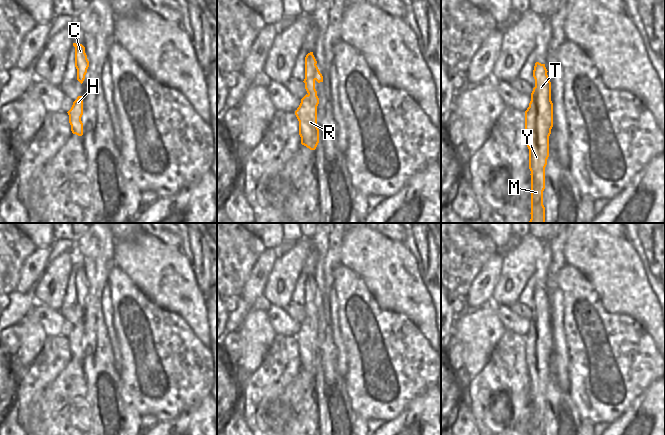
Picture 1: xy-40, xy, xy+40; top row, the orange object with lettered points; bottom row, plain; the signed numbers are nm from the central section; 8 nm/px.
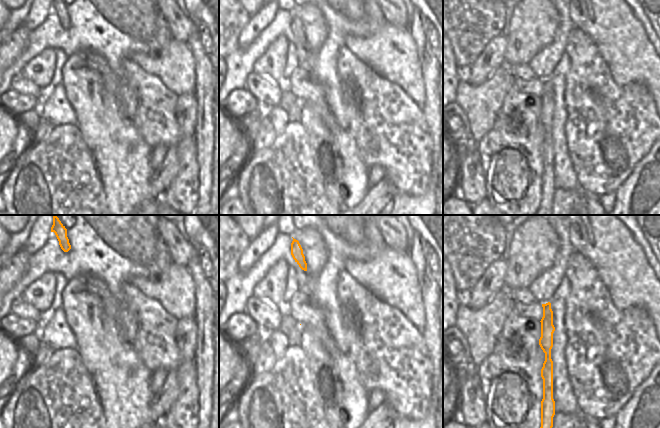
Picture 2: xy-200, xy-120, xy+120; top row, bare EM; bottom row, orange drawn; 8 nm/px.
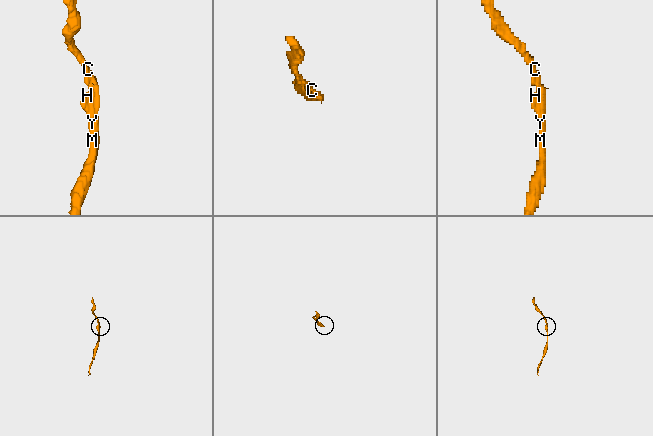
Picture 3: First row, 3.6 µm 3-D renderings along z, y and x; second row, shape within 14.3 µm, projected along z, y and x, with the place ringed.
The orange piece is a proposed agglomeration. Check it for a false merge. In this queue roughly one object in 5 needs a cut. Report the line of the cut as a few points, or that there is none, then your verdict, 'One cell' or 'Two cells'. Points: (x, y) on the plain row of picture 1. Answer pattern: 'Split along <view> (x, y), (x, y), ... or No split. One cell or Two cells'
No split. One cell.

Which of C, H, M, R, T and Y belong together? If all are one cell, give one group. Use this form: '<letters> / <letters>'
C H M R T Y

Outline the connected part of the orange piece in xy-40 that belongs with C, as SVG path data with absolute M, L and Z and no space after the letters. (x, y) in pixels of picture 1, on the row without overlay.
M73 267L73 270L75 271L75 291L77 293L77 304L82 308L89 291L89 285L85 277L85 271L82 268Z

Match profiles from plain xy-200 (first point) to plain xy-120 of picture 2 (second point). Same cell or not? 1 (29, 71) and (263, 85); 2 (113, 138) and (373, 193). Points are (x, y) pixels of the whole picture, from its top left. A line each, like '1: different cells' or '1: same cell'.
1: different cells
2: different cells

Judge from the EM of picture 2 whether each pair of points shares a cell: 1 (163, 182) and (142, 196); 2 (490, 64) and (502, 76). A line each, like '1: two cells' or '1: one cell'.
1: two cells
2: two cells

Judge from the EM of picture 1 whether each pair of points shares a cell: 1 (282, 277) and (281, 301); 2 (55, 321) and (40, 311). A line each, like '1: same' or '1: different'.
1: same
2: same

